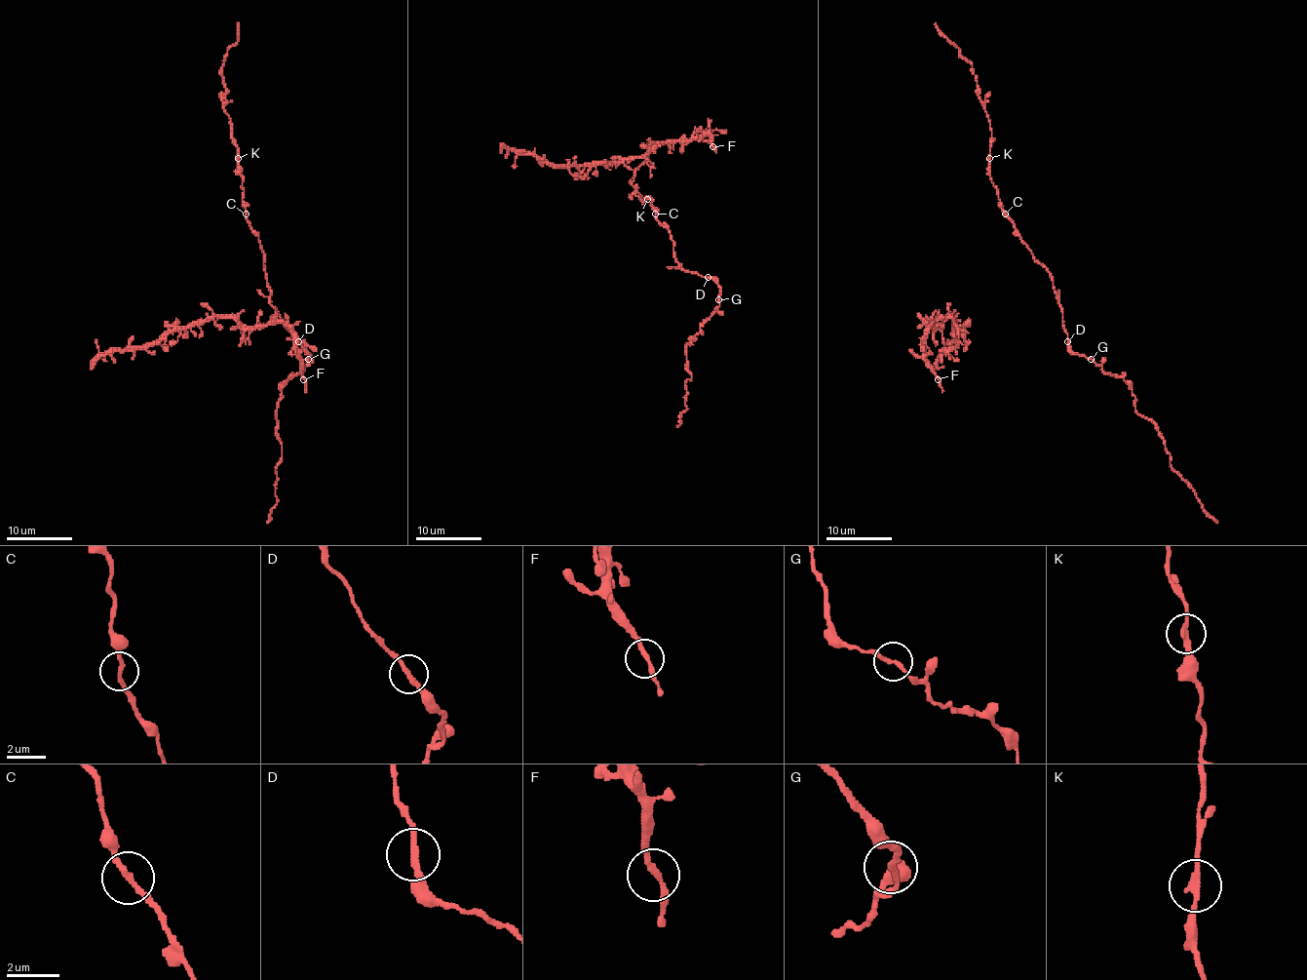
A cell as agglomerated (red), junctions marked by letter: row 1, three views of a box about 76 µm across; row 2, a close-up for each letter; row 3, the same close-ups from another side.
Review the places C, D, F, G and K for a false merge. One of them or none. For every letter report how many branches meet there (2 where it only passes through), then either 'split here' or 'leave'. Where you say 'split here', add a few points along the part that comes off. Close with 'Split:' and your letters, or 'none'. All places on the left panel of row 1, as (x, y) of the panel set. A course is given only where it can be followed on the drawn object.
C: 2 | leave
D: 2 | leave
F: 2 | leave
G: 2 | leave
K: 2 | leave
Split: none

